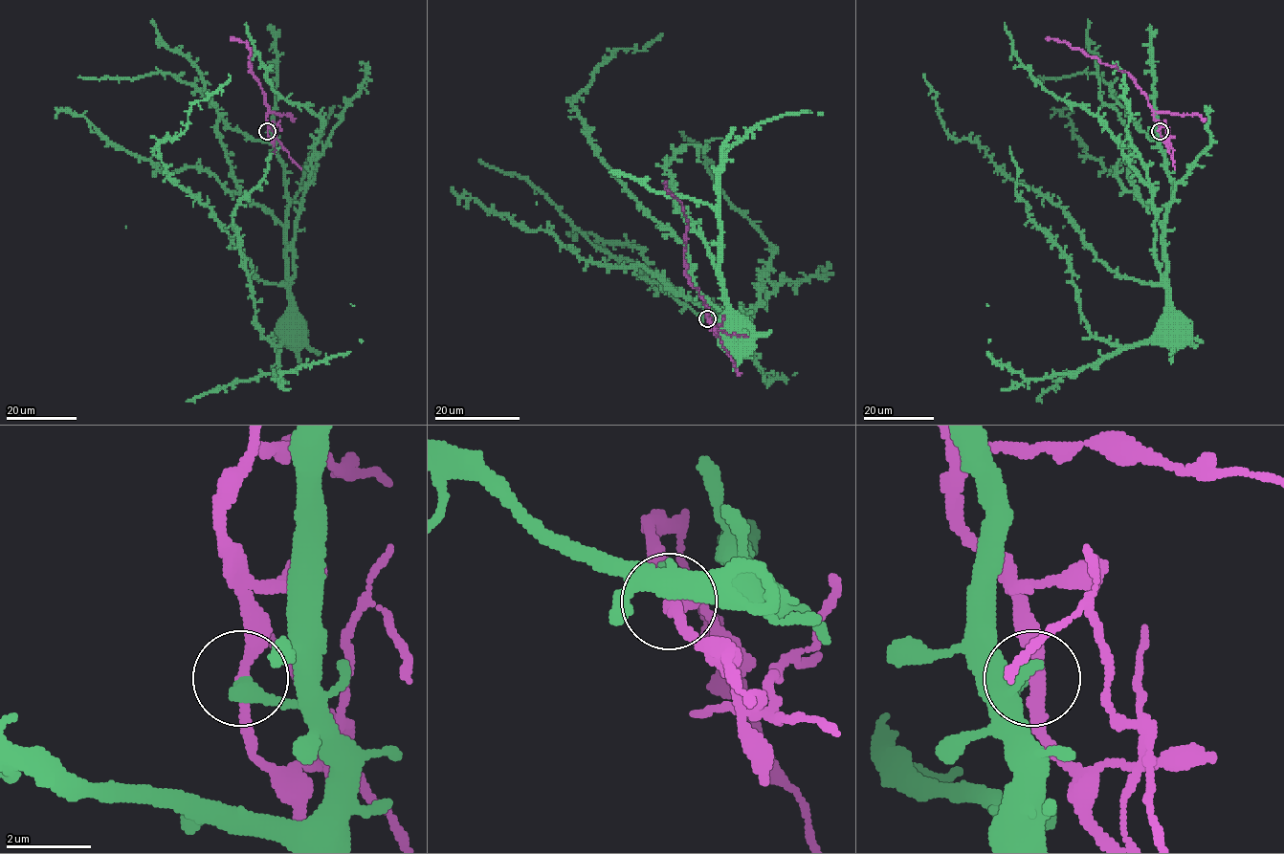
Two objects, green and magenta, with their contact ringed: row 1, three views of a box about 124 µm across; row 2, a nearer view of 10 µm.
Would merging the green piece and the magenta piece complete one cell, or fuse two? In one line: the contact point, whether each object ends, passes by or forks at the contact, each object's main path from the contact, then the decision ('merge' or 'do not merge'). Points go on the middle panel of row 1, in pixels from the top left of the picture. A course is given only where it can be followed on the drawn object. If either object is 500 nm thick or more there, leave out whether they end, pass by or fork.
place (707, 318); green ends; magenta passes by; course green (707, 317), (732, 332), (700, 293), (687, 248), (599, 156), (572, 103), (613, 51), (645, 49), (659, 35); course magenta (707, 318), (708, 311), (689, 279), (684, 261), (686, 216), (681, 203), (663, 183); do not merge

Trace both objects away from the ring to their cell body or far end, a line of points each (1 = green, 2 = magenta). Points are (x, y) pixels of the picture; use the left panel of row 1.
1: (267, 131), (286, 185), (283, 285), (252, 275), (155, 146), (228, 75)
2: (267, 131), (265, 96), (248, 65), (251, 50), (246, 41), (231, 36)

